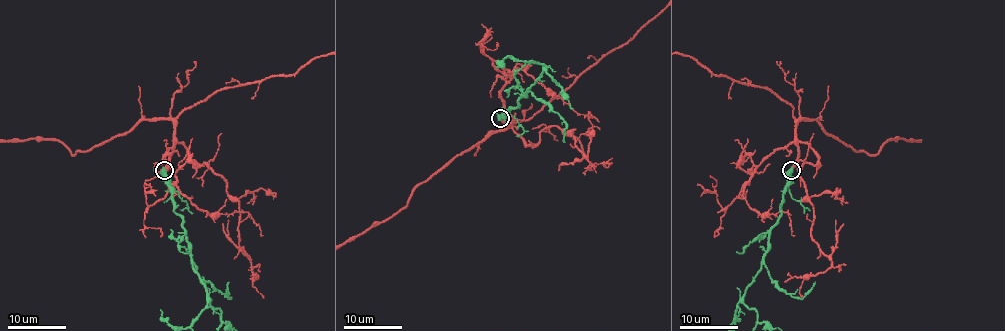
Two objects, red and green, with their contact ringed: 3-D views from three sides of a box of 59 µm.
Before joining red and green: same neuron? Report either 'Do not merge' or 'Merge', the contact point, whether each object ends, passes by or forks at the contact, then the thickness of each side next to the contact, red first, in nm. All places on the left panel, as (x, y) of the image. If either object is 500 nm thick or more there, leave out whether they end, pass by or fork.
Merge. Place: (164, 170). At the ring red ends. At the ring green passes by. Thickness 300 nm (red) against 380 nm

